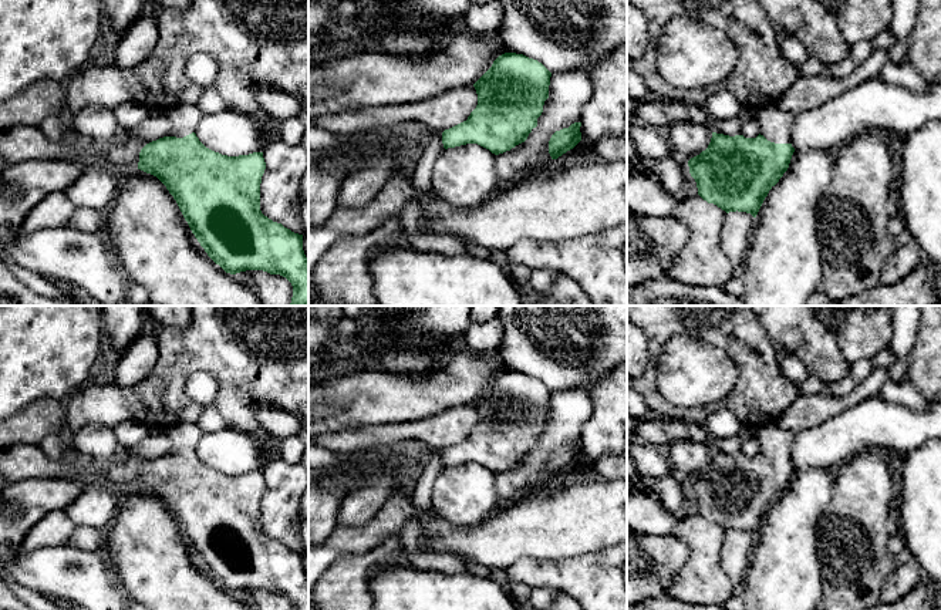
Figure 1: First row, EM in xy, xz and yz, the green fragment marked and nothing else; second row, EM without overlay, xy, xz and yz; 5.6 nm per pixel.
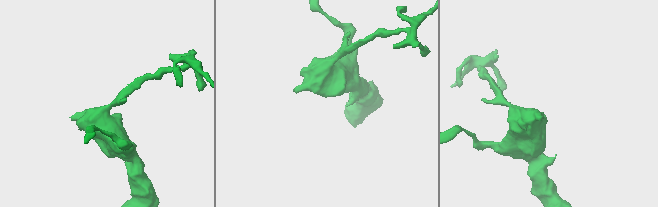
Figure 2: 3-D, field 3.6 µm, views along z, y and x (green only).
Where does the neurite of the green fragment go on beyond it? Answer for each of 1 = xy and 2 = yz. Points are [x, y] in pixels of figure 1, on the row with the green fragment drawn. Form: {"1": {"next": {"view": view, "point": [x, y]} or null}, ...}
{"1": {"next": {"view": "xy", "point": [184, 118]}}, "2": {"next": {"view": "yz", "point": [775, 124]}}}

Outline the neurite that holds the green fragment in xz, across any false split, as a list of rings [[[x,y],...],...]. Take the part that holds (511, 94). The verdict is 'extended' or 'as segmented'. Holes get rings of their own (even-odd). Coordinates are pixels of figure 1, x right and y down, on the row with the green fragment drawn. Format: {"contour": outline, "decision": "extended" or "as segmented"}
{"contour": [[[516,53],[499,55],[473,84],[478,94],[476,108],[466,121],[442,132],[443,148],[478,144],[499,155],[525,142],[537,127],[537,118],[549,98],[550,77],[552,73],[537,60]]], "decision": "as segmented"}

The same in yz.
{"contour": [[[775,104],[749,109],[752,119],[760,127],[756,138],[712,132],[705,151],[688,161],[689,173],[697,182],[698,195],[726,213],[746,212],[756,218],[769,191],[787,171],[795,148],[790,144],[790,125],[795,112],[786,112]]], "decision": "extended"}

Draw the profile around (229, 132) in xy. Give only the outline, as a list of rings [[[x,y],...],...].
[[[233,109],[203,115],[195,134],[206,148],[227,156],[263,152],[270,139],[256,119]]]

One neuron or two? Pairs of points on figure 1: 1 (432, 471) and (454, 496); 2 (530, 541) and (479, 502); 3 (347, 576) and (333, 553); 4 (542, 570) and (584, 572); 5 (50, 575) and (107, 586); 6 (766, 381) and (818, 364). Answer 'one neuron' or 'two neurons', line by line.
1: two neurons
2: two neurons
3: two neurons
4: one neuron
5: one neuron
6: two neurons

